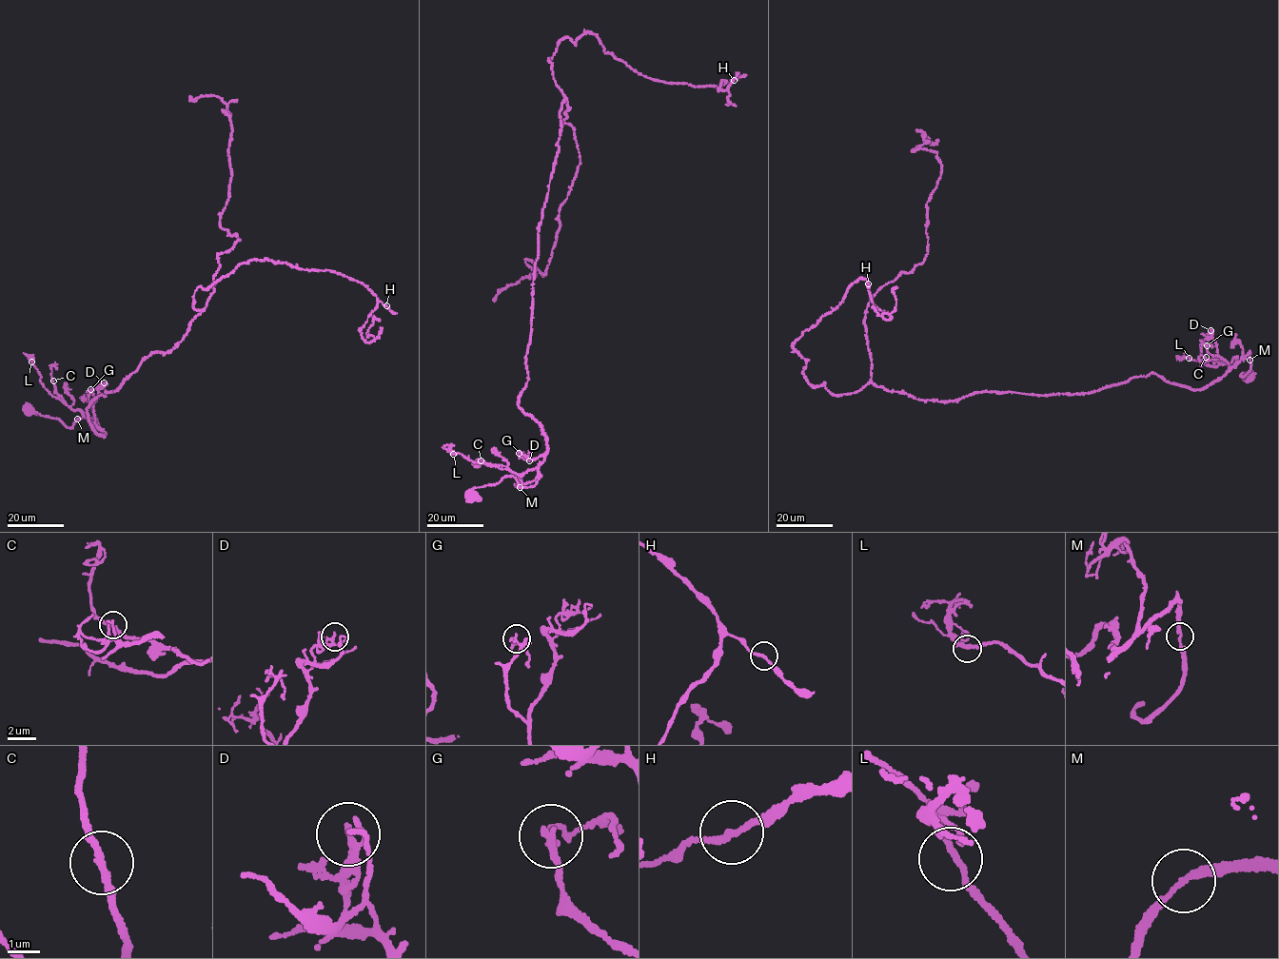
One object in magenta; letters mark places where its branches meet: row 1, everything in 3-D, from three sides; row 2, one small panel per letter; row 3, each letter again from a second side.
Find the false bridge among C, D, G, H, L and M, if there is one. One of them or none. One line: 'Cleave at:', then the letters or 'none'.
Cleave at: none

